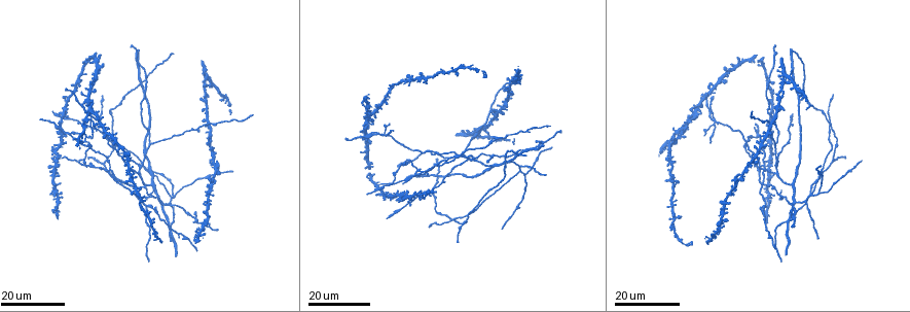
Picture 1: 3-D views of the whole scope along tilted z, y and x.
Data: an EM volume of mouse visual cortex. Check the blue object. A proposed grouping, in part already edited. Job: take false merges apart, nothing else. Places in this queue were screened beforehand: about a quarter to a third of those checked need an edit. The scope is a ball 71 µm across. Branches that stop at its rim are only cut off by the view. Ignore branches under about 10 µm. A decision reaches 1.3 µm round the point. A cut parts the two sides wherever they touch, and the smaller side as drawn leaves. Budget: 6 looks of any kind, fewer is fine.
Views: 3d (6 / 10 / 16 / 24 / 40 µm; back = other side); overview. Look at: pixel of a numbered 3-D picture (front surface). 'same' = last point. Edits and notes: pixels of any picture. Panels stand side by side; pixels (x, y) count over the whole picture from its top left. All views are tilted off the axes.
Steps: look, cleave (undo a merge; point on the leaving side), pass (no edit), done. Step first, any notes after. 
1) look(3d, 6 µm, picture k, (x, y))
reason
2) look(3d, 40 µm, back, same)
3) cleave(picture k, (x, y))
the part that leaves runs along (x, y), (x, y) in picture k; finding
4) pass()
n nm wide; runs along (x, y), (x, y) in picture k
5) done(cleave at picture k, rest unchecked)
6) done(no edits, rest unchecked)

look(3d, 24 µm, picture 1, (520, 171))
a fork

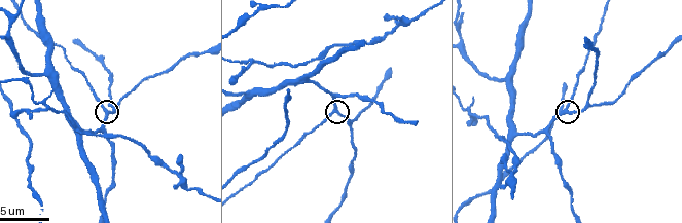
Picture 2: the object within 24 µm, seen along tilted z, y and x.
look(3d, 6 µm, picture 2, (565, 110))

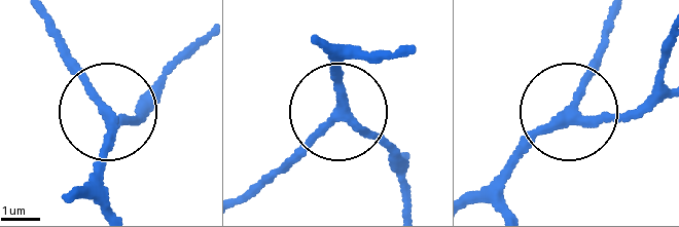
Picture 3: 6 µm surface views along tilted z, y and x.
pass()
runs along (80, 189), (106, 152), (110, 118), (147, 118) in picture 3; all the same neuron

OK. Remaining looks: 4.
look(3d, 24 µm, picture 1, (461, 216))
a fork

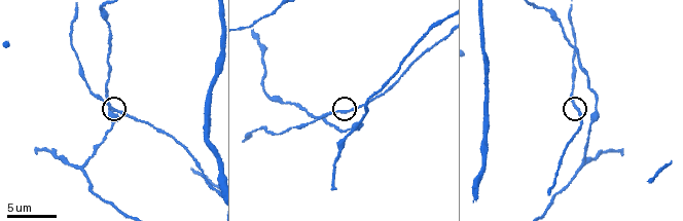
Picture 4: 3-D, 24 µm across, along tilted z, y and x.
look(3d, 6 µm, picture 4, (118, 111))

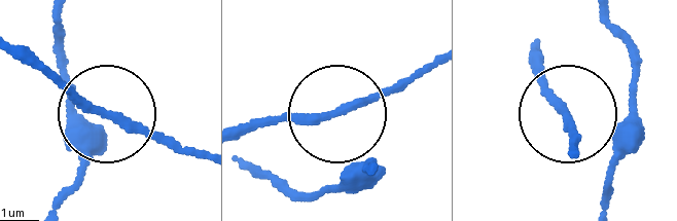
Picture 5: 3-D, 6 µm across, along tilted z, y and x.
look(3d, 6 µm, back, picture 5, (328, 117))
other side

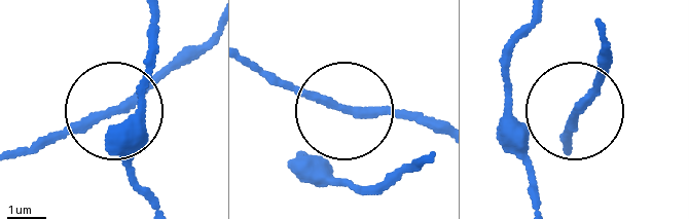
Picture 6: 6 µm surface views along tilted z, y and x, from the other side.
pass()
side arm 20 µm; 3 arms; continuous, no second neuron

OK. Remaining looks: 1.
done(no edits, rest unchecked)

